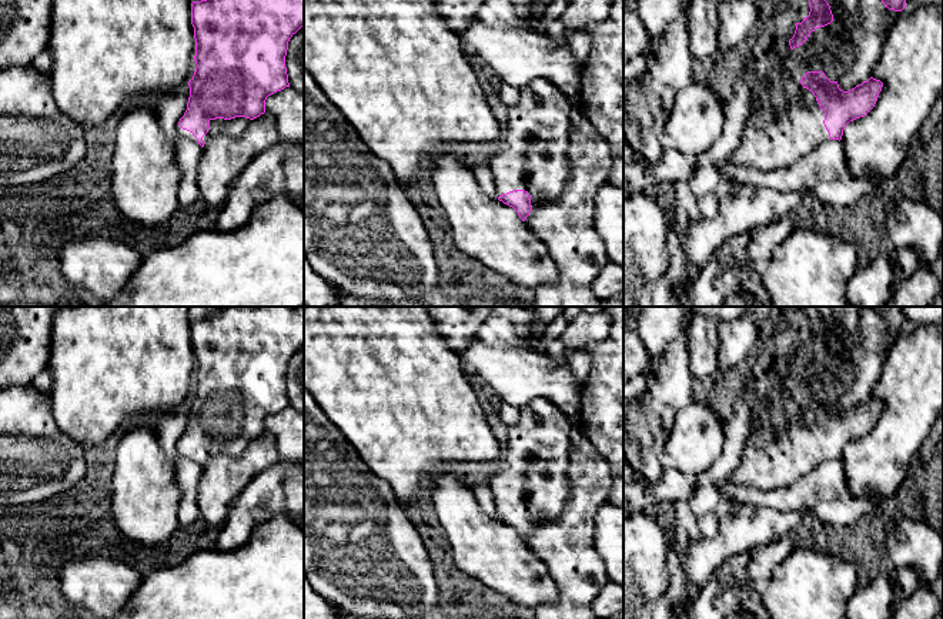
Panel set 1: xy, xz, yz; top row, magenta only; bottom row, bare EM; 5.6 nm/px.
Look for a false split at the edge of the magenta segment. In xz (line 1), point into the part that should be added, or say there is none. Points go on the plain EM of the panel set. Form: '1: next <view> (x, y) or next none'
1: next xz (532, 474)

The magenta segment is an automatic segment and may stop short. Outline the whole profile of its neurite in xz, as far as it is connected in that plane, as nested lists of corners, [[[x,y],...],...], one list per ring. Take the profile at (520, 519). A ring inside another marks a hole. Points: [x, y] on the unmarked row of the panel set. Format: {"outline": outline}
{"outline": [[[538,398],[519,409],[519,421],[508,428],[506,448],[488,485],[494,493],[498,519],[512,526],[522,541],[534,518],[558,516],[569,496],[568,451],[571,419],[548,399]]]}

